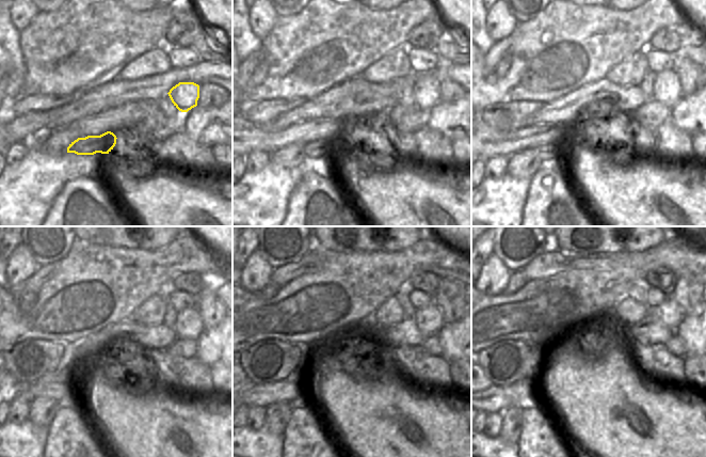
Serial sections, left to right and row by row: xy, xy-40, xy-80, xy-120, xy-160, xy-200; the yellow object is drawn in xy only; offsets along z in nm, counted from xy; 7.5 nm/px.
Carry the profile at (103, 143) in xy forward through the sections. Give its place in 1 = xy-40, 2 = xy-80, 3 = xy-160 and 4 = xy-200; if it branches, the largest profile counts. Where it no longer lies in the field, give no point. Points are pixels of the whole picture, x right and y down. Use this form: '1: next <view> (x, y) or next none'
1: next xy-40 (335, 145)
2: next xy-80 (557, 148)
3: next xy-160 (287, 391)
4: next xy-200 (523, 394)

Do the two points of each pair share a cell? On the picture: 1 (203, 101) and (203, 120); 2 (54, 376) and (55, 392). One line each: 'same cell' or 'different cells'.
1: different cells
2: different cells

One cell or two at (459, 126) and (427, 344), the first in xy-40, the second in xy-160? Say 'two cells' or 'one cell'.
two cells

